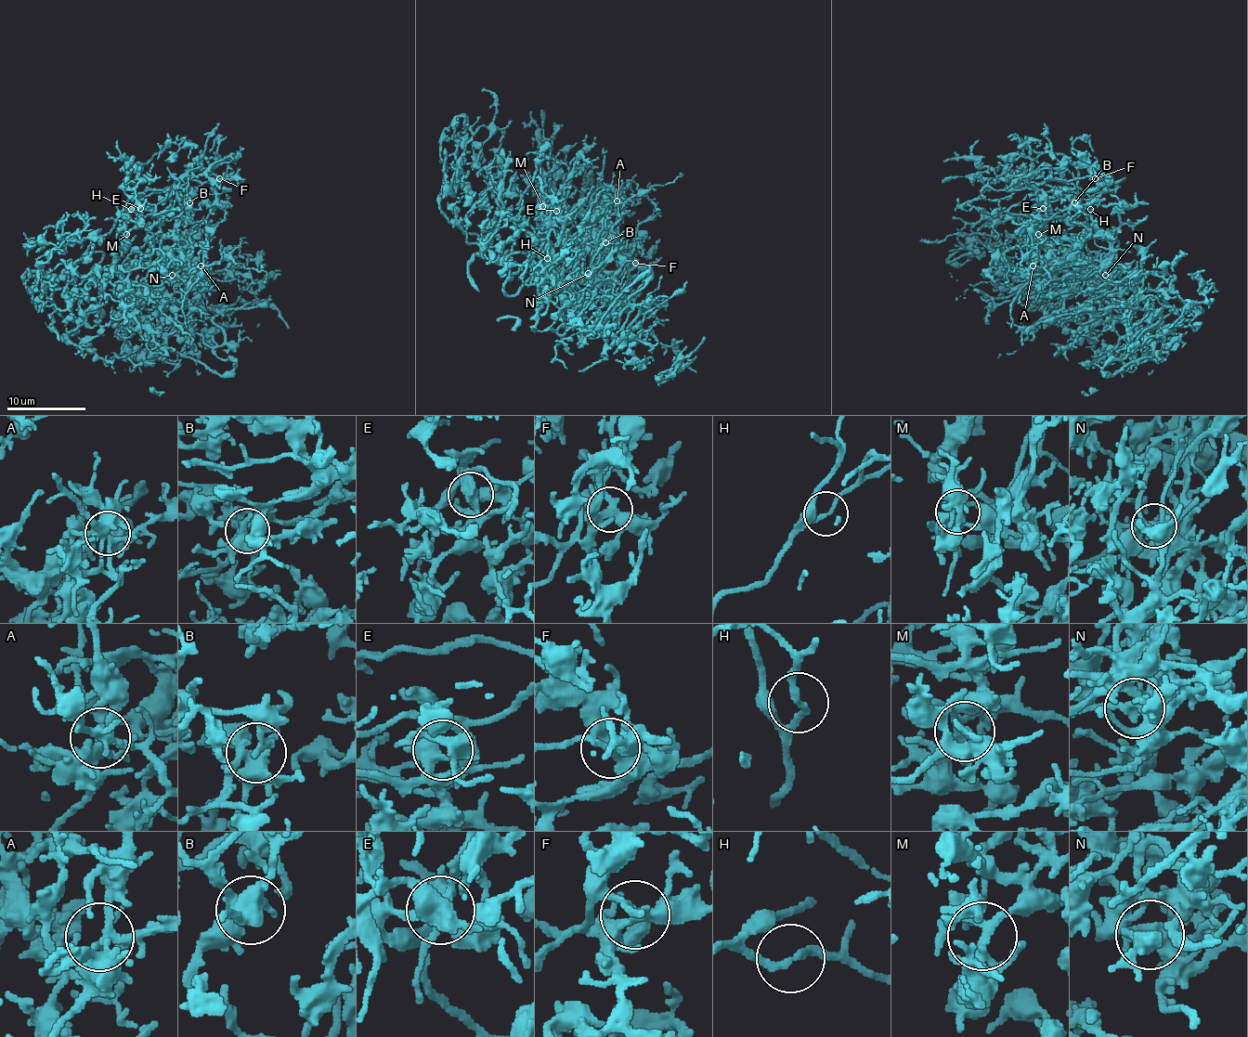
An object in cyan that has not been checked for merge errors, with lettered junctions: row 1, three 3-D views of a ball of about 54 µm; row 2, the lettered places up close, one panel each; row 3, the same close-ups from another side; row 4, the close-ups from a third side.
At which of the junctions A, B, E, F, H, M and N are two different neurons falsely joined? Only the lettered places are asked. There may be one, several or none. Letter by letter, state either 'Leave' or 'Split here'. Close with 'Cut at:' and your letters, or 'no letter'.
A: Leave
B: Leave
E: Leave
F: Leave
H: Leave
M: Leave
N: Leave
Cut at: no letter

